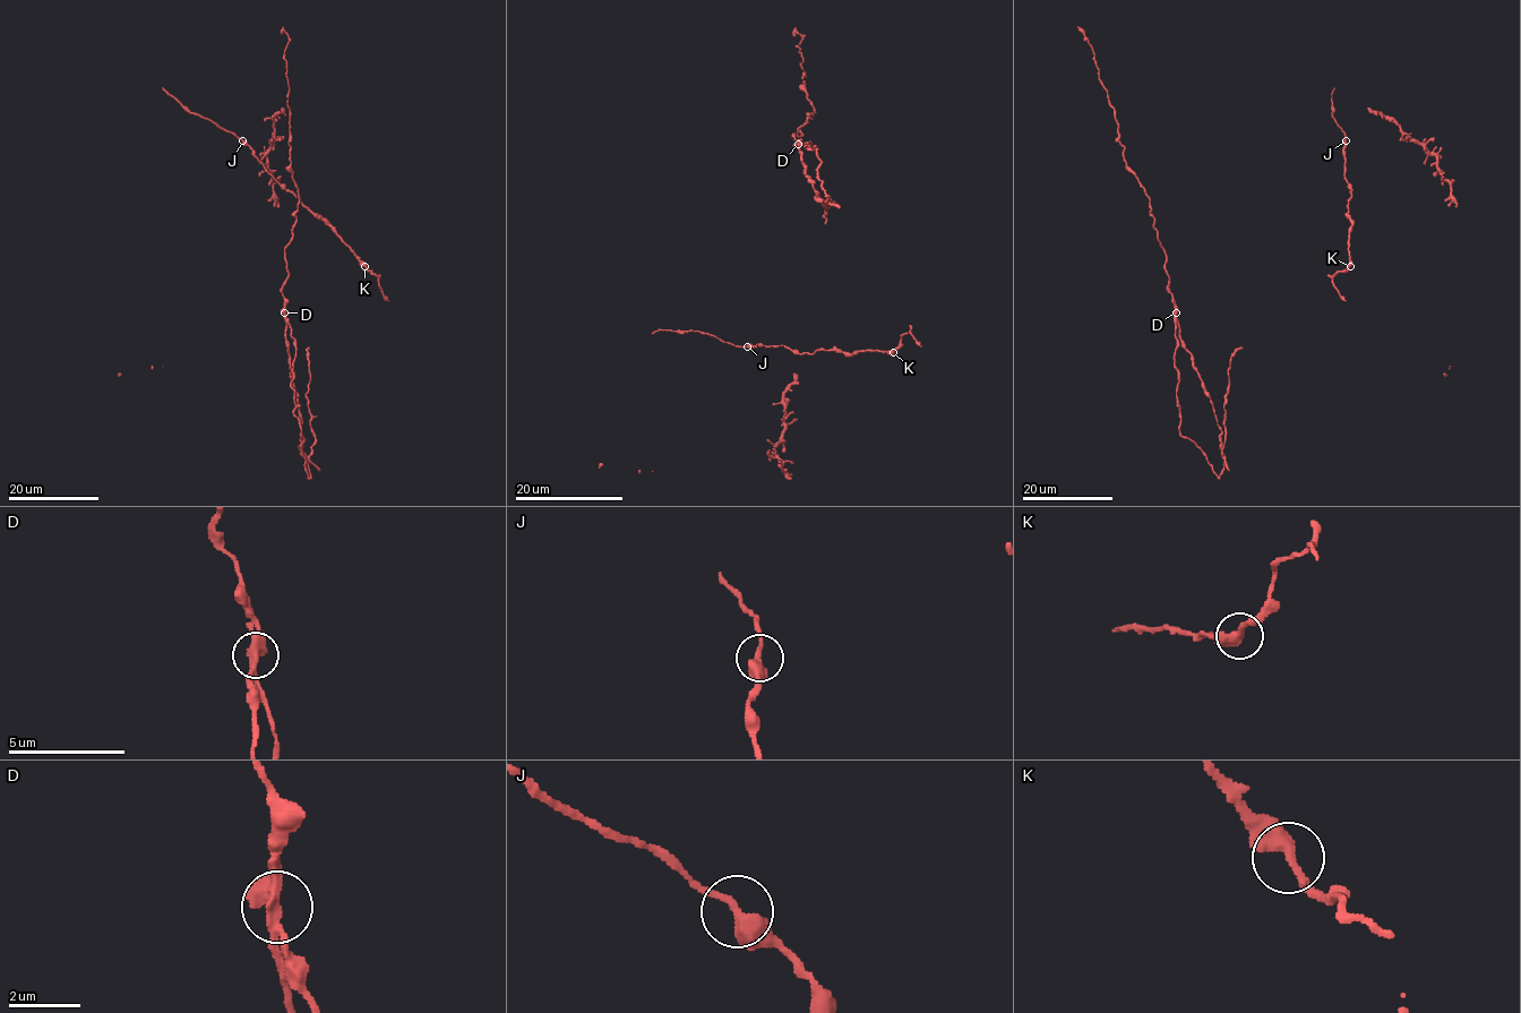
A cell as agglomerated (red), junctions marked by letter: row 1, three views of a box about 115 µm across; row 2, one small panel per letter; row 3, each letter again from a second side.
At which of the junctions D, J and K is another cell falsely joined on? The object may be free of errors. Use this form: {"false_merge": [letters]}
{"false_merge": ["D"]}

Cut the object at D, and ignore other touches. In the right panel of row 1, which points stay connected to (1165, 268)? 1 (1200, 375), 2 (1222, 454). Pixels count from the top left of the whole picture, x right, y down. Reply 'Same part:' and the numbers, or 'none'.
Same part: none

